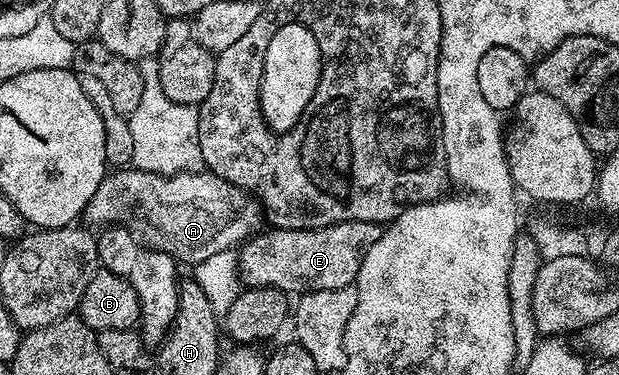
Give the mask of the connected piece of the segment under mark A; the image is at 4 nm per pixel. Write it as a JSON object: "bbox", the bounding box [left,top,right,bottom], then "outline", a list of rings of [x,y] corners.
{"bbox":[83,167,262,262],"outline":[[[135,167],[117,168],[94,191],[83,220],[92,227],[122,225],[151,249],[169,253],[177,262],[205,261],[210,255],[239,246],[253,236],[262,225],[262,206],[243,184],[235,185],[216,173],[204,172],[163,177],[161,173]]]}

